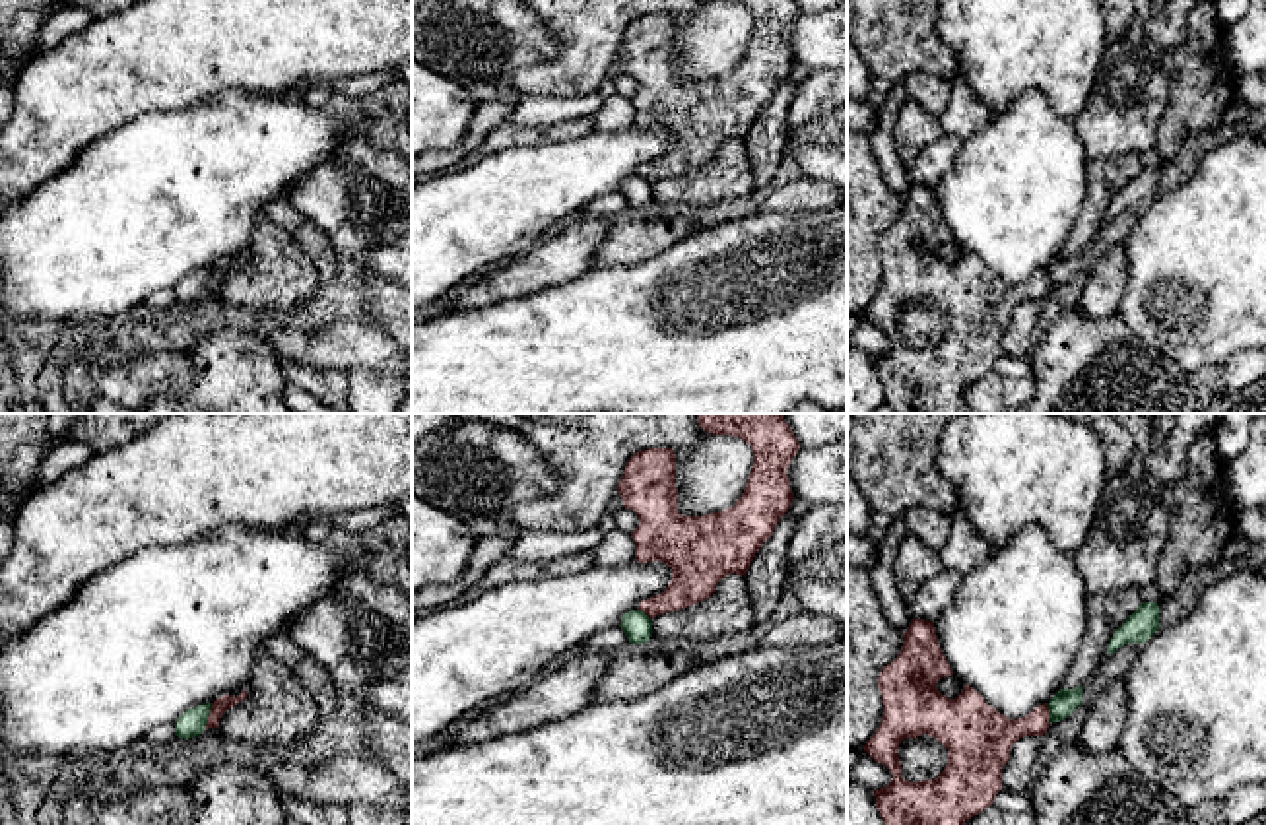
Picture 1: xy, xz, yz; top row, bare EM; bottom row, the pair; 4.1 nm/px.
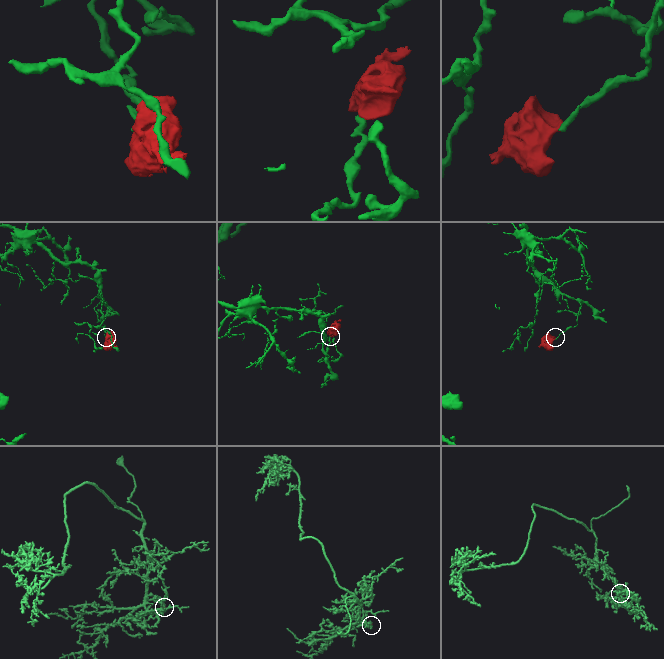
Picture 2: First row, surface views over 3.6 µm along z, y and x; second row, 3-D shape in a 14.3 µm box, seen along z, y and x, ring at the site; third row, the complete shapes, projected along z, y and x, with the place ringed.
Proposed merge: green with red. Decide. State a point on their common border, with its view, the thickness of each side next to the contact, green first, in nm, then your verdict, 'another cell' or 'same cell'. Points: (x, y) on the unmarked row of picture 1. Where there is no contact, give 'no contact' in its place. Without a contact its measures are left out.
contact xy (208, 280); calibres 110 and 70 nm; another cell

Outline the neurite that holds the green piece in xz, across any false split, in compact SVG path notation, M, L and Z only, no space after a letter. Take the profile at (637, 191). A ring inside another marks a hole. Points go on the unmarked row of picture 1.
M641 175L623 179L621 190L631 210L643 210L652 202L652 184Z

